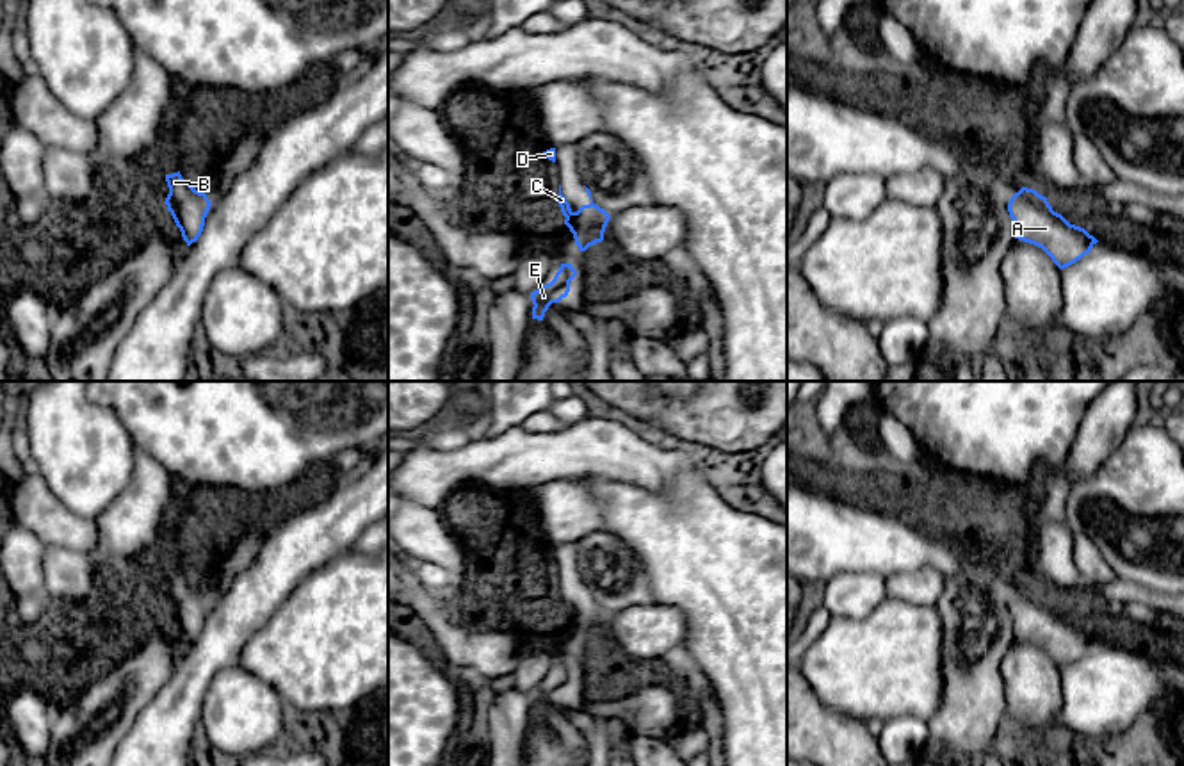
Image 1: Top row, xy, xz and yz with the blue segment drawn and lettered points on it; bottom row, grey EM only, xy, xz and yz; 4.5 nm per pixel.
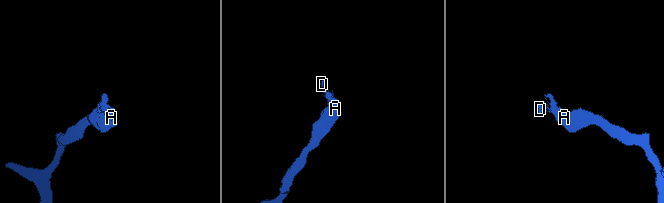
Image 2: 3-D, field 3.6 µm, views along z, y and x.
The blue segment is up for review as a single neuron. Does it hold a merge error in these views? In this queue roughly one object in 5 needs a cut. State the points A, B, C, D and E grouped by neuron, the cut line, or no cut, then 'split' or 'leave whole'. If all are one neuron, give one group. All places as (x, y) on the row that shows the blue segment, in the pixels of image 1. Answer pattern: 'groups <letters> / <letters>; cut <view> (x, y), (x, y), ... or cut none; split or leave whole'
groups A B C D E; cut none; leave whole

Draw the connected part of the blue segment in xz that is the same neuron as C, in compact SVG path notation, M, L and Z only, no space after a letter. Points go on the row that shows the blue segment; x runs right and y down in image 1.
M559 185L557 203L563 216L566 217L564 224L573 233L579 251L586 251L589 246L604 240L604 232L611 216L604 208L595 205L593 200L589 205L582 205L577 212L573 212L566 198L561 194Z

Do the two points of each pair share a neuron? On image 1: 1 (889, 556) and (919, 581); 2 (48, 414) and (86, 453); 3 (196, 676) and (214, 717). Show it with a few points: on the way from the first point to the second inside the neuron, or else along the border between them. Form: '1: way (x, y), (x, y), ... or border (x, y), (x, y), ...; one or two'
1: border (887, 578), (924, 567), (933, 567), (944, 578); two
2: way (57, 423), (77, 444); one
3: border (235, 665), (223, 667), (212, 679), (198, 734); two

